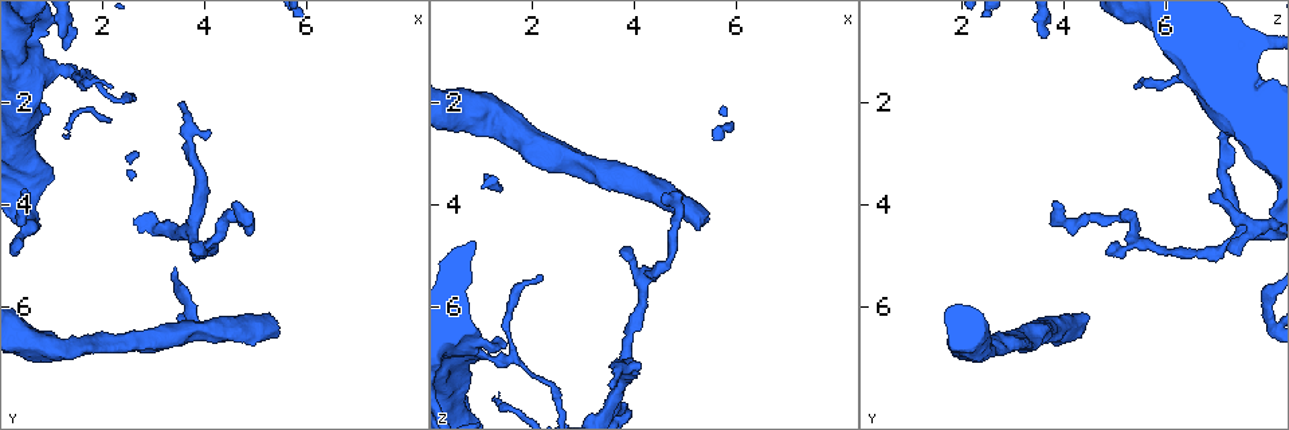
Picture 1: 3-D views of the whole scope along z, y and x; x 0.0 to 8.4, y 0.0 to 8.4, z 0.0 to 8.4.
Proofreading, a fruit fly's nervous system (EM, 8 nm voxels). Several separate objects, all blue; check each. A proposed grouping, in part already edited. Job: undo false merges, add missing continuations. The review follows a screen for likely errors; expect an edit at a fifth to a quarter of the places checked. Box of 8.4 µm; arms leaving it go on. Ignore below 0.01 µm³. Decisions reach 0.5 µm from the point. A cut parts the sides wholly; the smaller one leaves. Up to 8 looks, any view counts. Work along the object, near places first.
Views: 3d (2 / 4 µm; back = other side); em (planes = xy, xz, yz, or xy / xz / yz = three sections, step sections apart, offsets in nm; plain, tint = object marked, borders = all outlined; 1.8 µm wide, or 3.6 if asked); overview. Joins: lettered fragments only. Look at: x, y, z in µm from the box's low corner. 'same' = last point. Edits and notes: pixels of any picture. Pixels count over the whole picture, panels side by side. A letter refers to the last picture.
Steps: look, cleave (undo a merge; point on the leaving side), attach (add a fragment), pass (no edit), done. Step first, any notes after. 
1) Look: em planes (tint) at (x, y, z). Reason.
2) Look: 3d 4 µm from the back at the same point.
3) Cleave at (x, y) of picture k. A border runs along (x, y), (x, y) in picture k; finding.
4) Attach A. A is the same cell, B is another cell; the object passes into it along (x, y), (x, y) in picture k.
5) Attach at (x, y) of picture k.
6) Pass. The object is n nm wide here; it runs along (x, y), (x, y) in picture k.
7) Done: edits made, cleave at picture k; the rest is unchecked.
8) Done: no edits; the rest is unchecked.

Look: 3d 4 µm from the back at (4.15, 4.80, 5.65). Branch point.

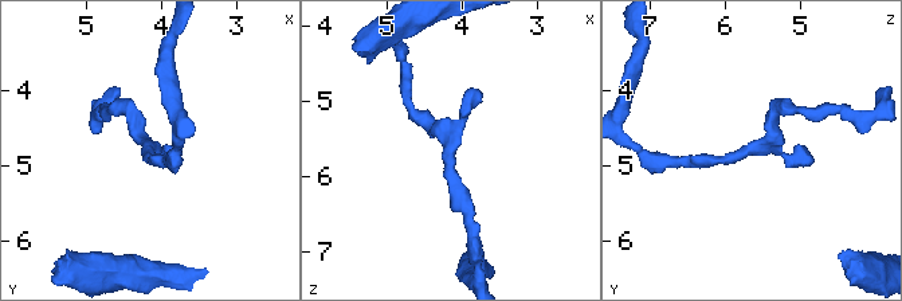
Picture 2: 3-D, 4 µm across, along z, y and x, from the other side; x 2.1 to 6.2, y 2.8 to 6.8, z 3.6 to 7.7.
Look: em yz step 8 (tint) at (4.20, 4.80, 5.60). Need the tissue.

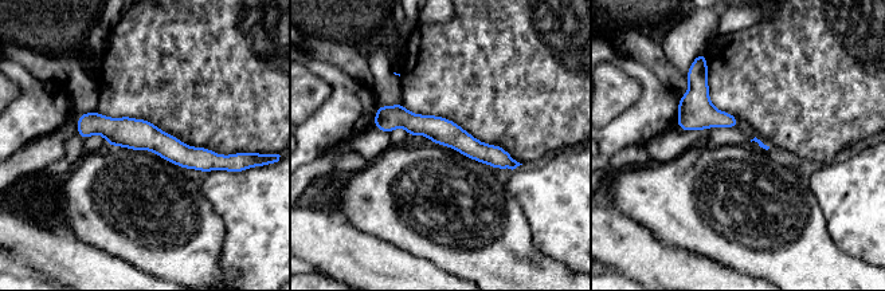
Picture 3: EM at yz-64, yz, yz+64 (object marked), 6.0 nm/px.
Look: em yz step 8 (borders) at the same point. See the neighbours.

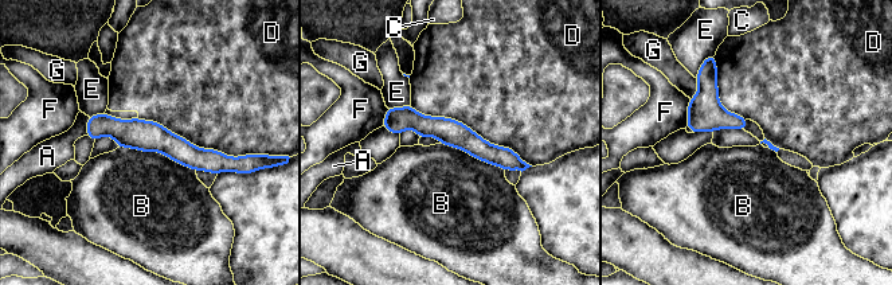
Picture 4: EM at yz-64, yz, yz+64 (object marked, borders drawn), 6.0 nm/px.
Pass. A, B, C, D, E, F and G are other cells; it runs along (390, 110), (523, 166) in picture 4; continuous, no second cell.

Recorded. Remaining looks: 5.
Look: 3d 4 µm at (5.20, 6.20, 4.45). End of a long branch.

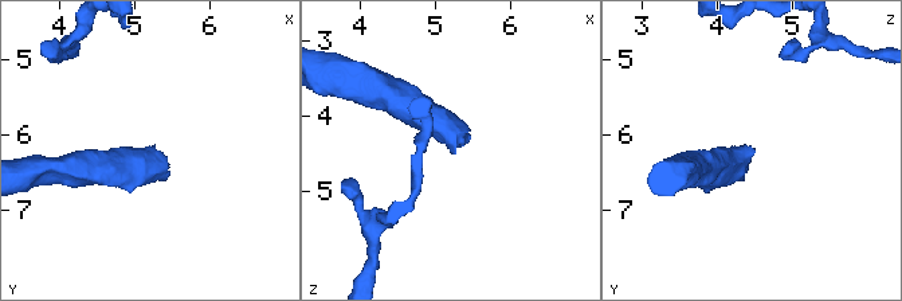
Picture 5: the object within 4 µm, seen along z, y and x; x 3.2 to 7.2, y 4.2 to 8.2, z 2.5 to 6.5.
Look: em 3.6 µm planes (borders) at (5.25, 6.20, 4.50).

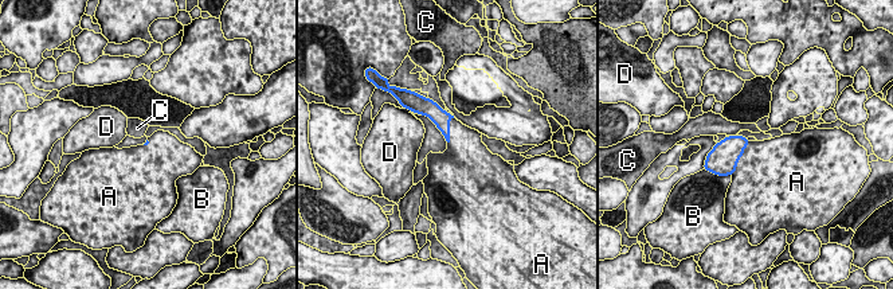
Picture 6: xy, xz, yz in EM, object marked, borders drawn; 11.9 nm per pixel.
Attach A. The longest contact is with A, 460 nm; A is the same cell, B, C and D are other cells; the object passes into it along (721, 160), (739, 159), (756, 170) in picture 6; it goes on there.

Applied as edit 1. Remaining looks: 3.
Look: em yz step 8 (tint) at (4.60, 3.90, 3.85). End of a long branch.

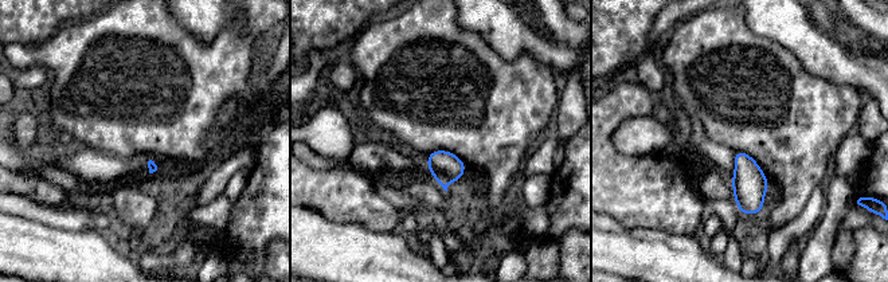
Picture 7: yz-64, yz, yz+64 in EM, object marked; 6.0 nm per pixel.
Look: em planes (borders) at the same point.

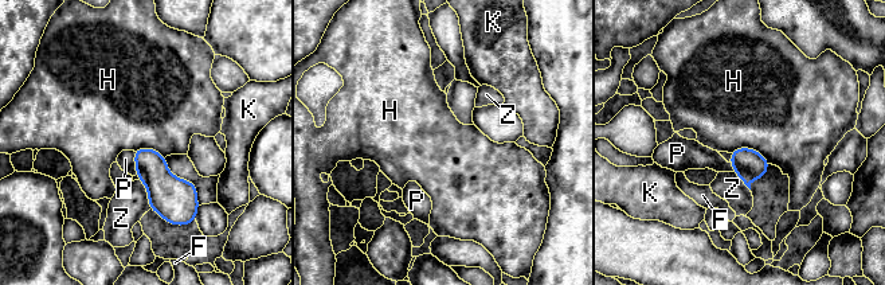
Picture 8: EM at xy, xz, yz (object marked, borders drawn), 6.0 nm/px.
Pass. The longest contact is with H, 260 nm; F, H, K, P and Z are other cells; a border runs along (729, 152), (750, 147), (770, 163) in picture 8; no lettered fragment goes on from it.

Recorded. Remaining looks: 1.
Done: edits made, attach at picture 6; the rest is unchecked.

